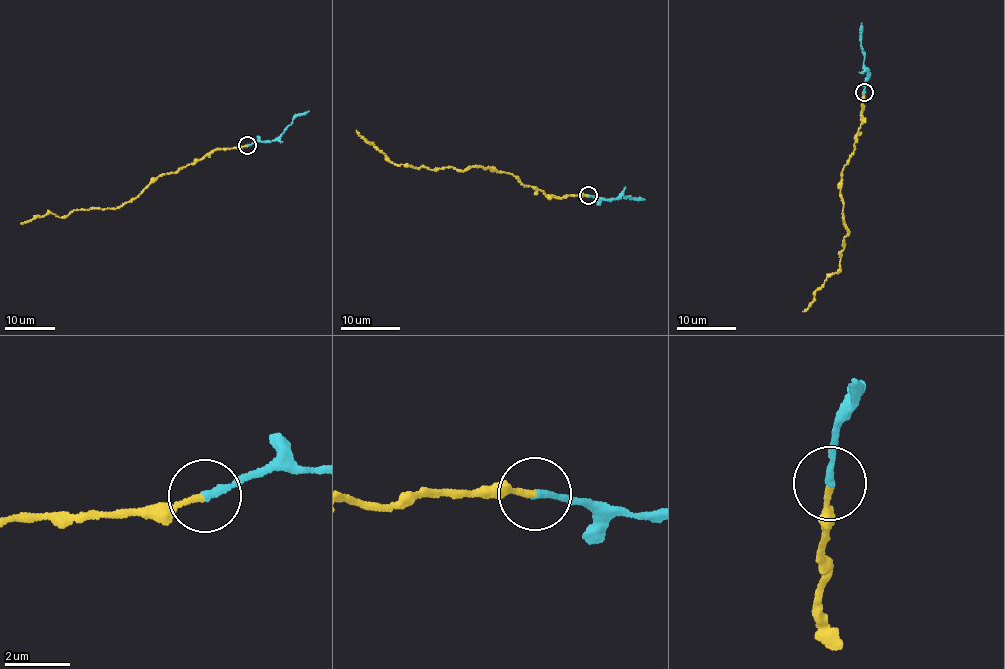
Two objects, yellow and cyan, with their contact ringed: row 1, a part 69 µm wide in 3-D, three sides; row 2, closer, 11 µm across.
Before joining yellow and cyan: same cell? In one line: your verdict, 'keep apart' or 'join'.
join

